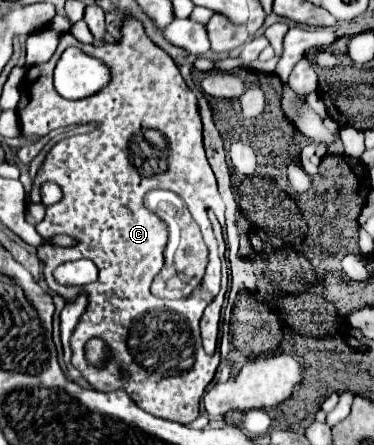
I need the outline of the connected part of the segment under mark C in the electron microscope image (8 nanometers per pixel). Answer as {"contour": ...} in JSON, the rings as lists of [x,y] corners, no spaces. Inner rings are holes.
{"contour":[[[130,18],[124,22],[122,40],[118,44],[82,48],[110,68],[110,84],[98,94],[76,102],[62,98],[52,86],[52,70],[58,56],[68,46],[82,48],[82,44],[66,32],[56,54],[48,62],[26,70],[26,86],[16,112],[24,136],[44,136],[50,130],[80,122],[100,122],[90,134],[58,142],[50,150],[50,158],[40,166],[30,190],[30,202],[40,202],[40,186],[46,180],[54,180],[64,192],[64,198],[48,206],[44,220],[36,224],[38,234],[44,238],[68,234],[78,240],[72,248],[50,244],[38,248],[38,258],[44,264],[44,278],[50,290],[62,298],[78,298],[82,292],[88,292],[88,310],[70,339],[72,366],[94,390],[114,392],[124,388],[136,406],[148,414],[178,424],[190,424],[198,418],[200,398],[220,362],[220,354],[210,356],[204,352],[198,328],[204,308],[220,290],[218,244],[208,218],[210,198],[220,198],[220,194],[204,154],[198,102],[182,80],[174,60],[146,36],[138,20]],[[154,188],[172,190],[186,202],[210,250],[206,274],[198,290],[188,296],[188,302],[160,300],[150,292],[154,276],[164,266],[162,252],[168,241],[164,221],[142,204],[144,194]],[[80,258],[88,258],[100,268],[98,282],[94,282],[94,286],[60,286],[52,276],[54,268]],[[90,338],[102,338],[110,348],[104,366],[88,364],[86,342]],[[122,368],[130,378],[122,378]]]}

